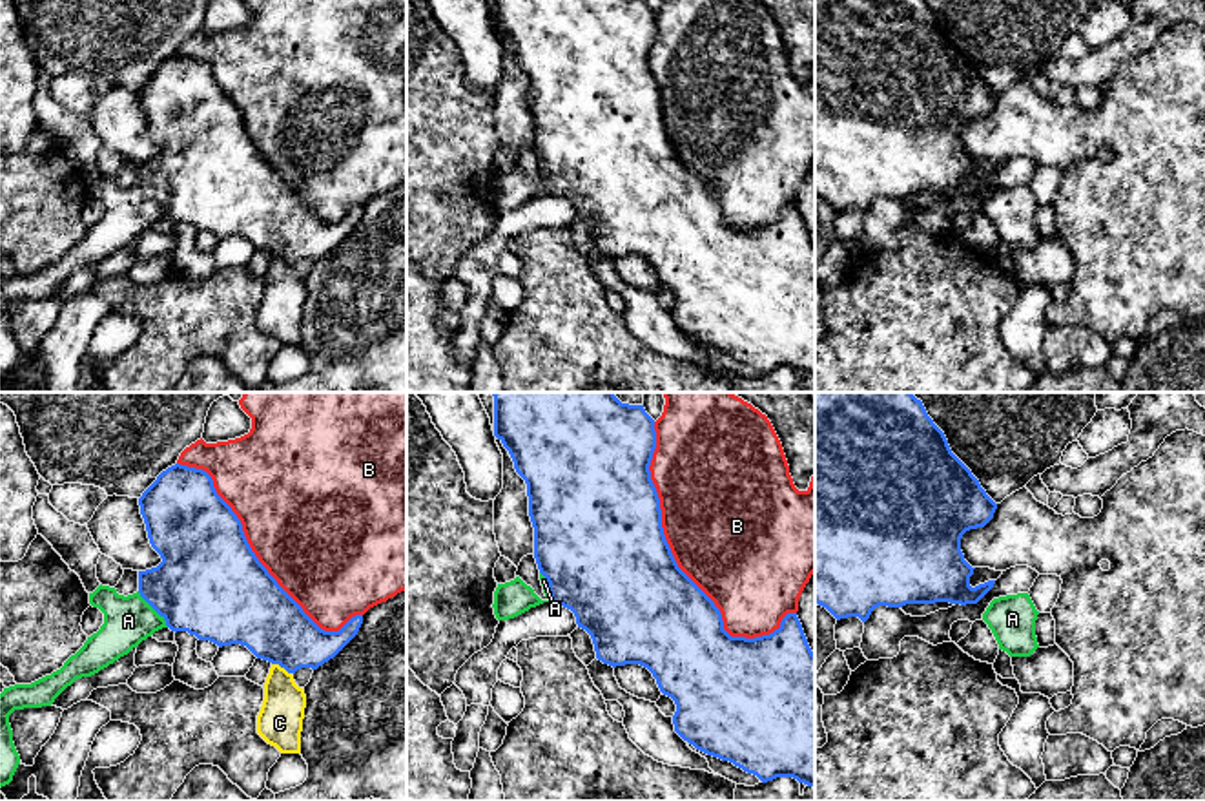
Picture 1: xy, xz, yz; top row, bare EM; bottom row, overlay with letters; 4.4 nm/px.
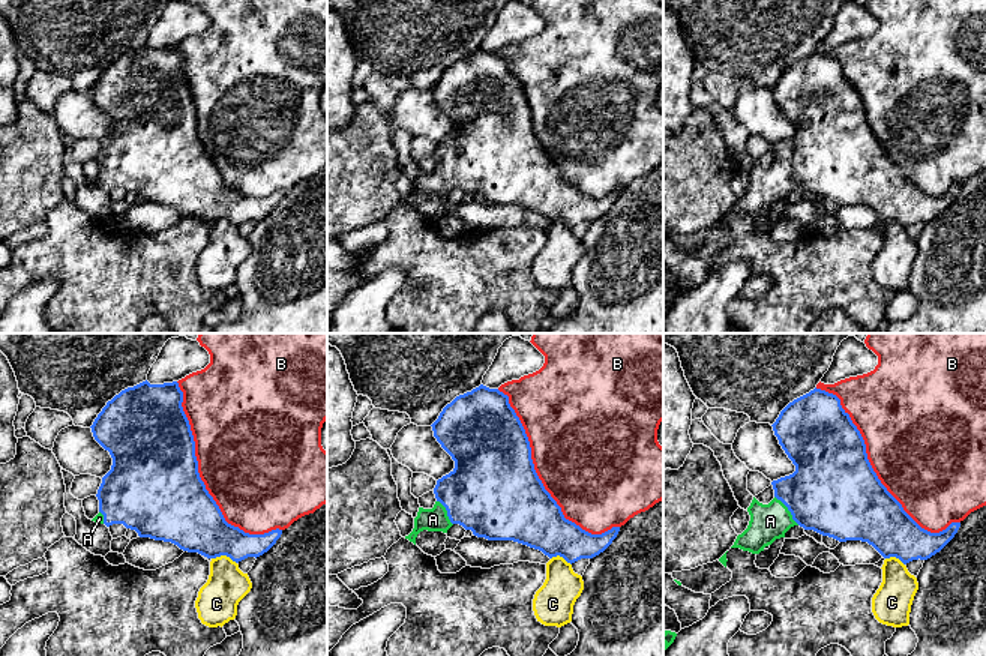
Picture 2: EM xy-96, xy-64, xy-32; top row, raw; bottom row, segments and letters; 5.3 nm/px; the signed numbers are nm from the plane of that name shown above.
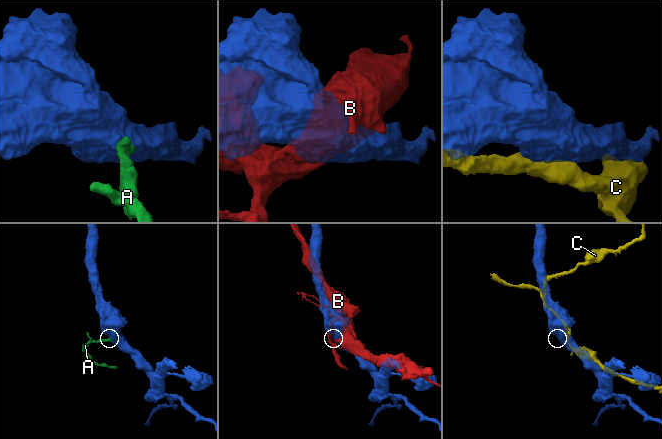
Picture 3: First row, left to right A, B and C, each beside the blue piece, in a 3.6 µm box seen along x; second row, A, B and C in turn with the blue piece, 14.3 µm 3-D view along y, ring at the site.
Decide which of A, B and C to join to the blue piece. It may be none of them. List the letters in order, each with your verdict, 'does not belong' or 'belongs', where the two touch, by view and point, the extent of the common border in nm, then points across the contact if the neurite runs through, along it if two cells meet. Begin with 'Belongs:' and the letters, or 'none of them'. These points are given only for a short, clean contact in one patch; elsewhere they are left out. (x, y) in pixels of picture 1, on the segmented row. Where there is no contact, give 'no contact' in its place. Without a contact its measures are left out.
Belongs: A
A: belongs | xy (154, 608) | 220 nm | across xy (205, 584), (154, 608), (128, 621)
B: does not belong | xz (669, 550) | 1050 nm
C: does not belong | xy (281, 666) | 100 nm

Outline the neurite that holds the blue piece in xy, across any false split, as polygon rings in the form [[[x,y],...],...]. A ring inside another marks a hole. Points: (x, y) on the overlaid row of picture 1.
[[[175,463],[162,471],[139,498],[151,547],[160,555],[157,567],[139,571],[139,591],[118,595],[98,586],[89,604],[104,613],[104,624],[64,666],[31,684],[15,684],[0,693],[0,788],[13,781],[20,755],[13,743],[9,715],[15,710],[51,706],[77,679],[91,677],[128,655],[162,628],[188,631],[199,640],[246,646],[257,659],[279,664],[288,673],[317,670],[334,659],[359,631],[363,615],[352,617],[339,631],[321,629],[277,584],[252,551],[242,524],[217,494],[211,476]]]

